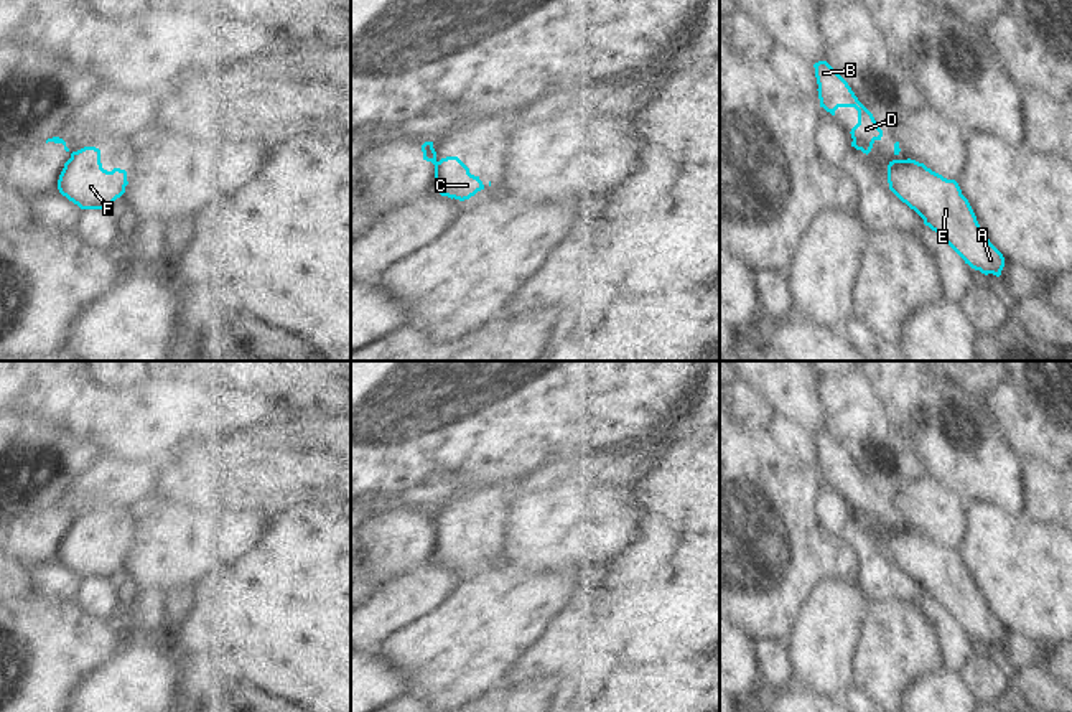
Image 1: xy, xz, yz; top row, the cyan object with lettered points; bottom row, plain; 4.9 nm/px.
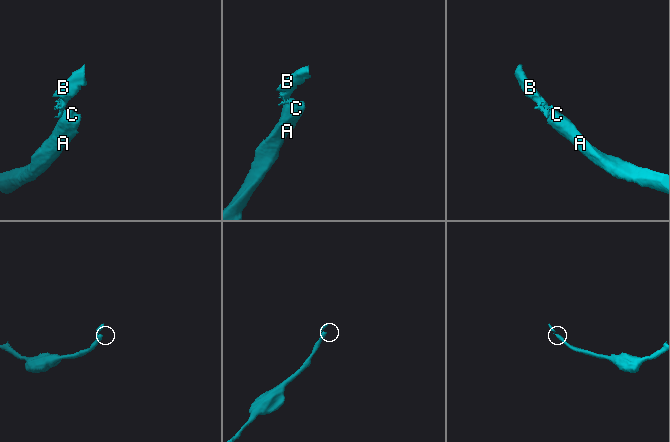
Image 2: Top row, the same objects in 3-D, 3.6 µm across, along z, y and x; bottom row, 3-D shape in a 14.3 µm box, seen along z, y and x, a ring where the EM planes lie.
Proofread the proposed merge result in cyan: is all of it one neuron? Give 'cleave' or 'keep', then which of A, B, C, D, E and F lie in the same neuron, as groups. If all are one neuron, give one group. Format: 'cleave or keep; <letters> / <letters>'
cleave; A C E F / B D

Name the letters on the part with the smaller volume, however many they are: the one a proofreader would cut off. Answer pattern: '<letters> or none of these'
B, D

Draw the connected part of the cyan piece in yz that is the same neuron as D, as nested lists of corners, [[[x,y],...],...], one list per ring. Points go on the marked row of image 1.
[[[818,61],[813,68],[820,107],[832,115],[835,115],[838,107],[855,107],[858,110],[858,124],[850,132],[853,138],[851,147],[868,155],[873,143],[883,137],[883,130],[873,114],[858,101],[848,82],[827,61]]]

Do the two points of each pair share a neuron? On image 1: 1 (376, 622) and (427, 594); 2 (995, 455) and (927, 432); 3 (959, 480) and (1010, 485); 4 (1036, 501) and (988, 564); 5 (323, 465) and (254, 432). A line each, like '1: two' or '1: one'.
1: one
2: one
3: one
4: two
5: one

